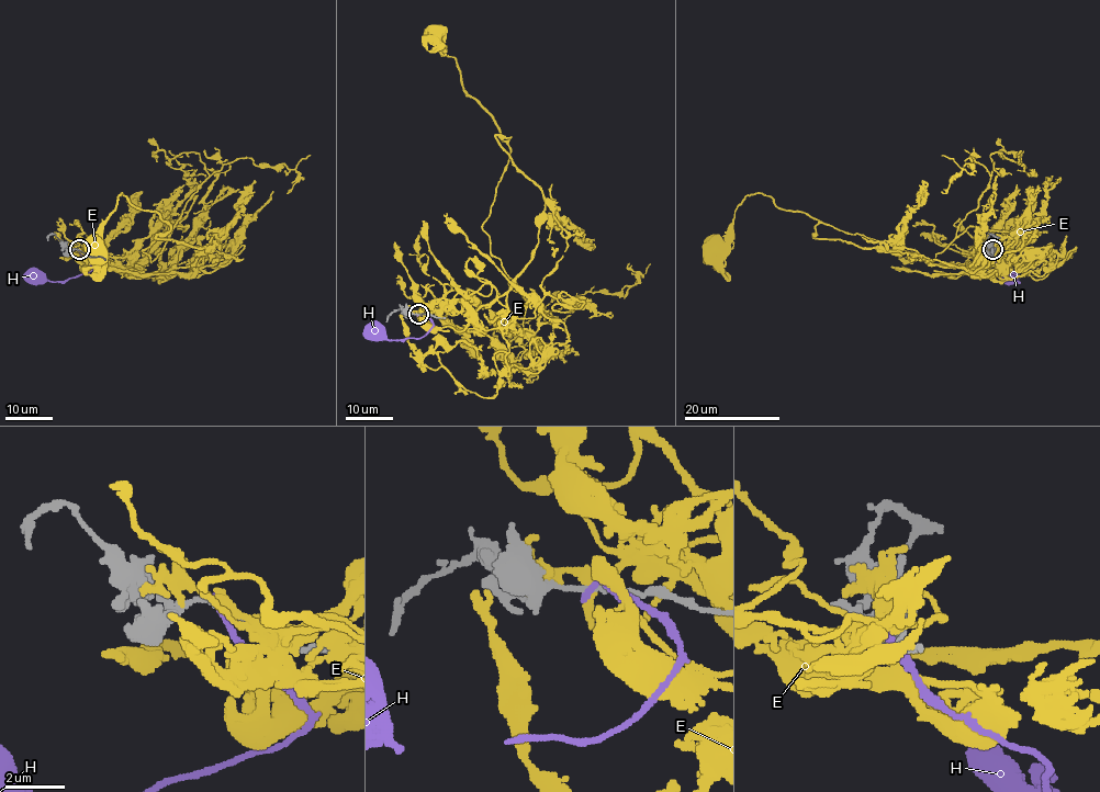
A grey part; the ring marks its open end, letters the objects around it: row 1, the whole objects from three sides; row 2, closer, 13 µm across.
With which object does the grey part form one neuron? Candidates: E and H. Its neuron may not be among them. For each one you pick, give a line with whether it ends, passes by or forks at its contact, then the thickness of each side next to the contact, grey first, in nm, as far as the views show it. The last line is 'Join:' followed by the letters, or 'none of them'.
E: it forks | 170/320 nm
Join: E

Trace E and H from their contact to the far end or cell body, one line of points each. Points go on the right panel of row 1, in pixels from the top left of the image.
E: (992, 250), (989, 269), (974, 273), (817, 239), (819, 221), (764, 193), (747, 196), (711, 248)
H: (992, 250), (990, 256), (1000, 267), (1016, 274), (1018, 282), (1011, 278)

